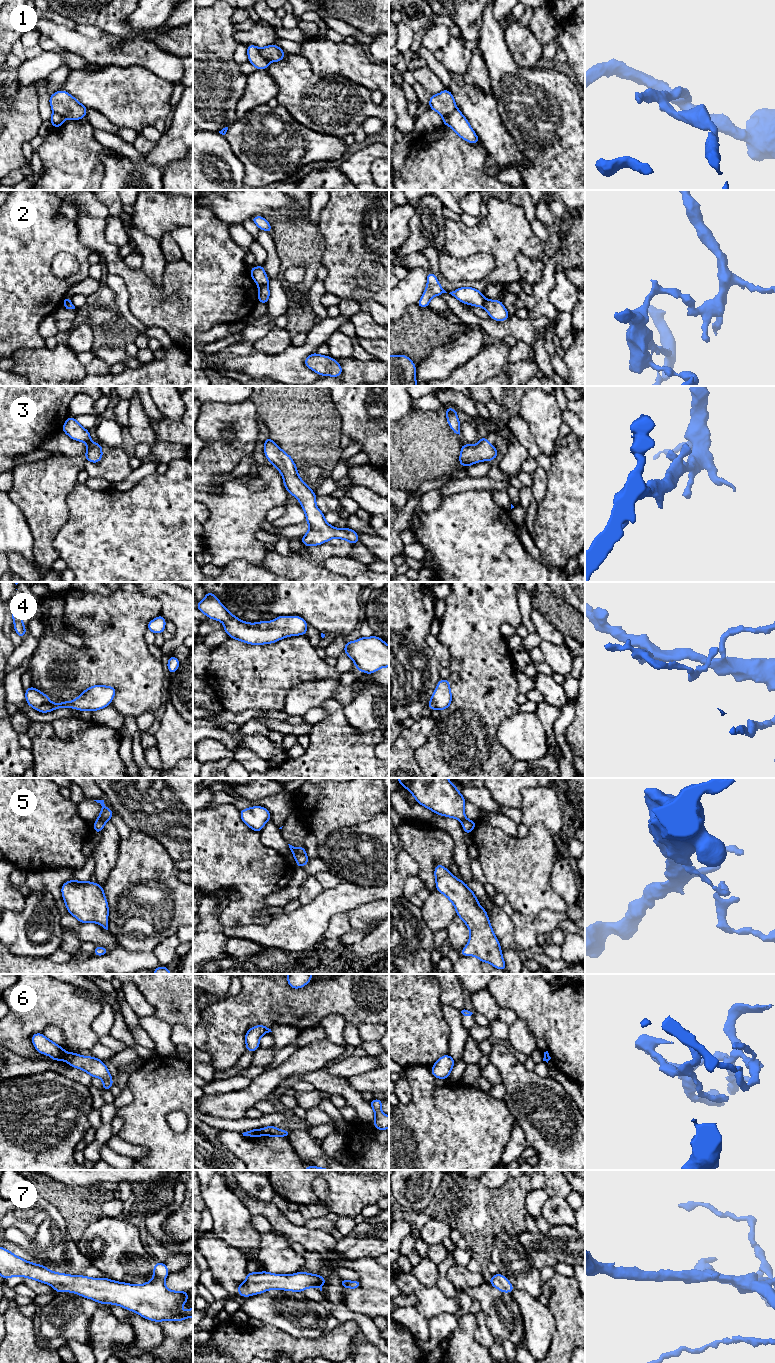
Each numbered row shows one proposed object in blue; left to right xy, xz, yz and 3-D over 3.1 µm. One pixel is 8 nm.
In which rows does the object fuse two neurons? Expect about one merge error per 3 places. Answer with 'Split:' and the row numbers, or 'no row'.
Split: 1, 2, 5, 6

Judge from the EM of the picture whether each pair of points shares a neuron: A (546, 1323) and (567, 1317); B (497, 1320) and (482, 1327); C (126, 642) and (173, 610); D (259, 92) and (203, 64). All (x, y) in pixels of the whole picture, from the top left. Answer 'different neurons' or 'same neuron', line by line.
A: different neurons
B: different neurons
C: different neurons
D: different neurons

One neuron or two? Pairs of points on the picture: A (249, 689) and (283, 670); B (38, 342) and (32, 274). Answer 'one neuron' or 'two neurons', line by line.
A: one neuron
B: one neuron

